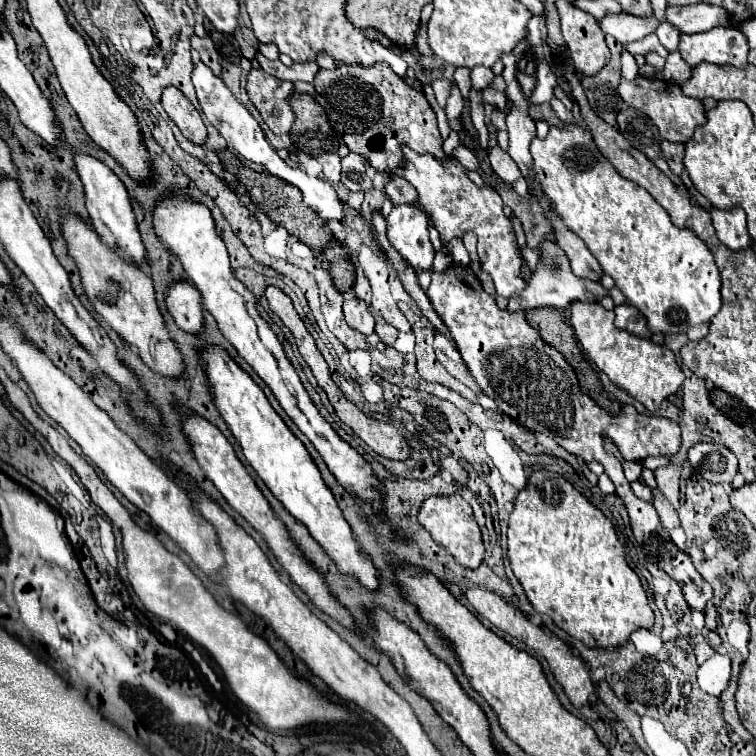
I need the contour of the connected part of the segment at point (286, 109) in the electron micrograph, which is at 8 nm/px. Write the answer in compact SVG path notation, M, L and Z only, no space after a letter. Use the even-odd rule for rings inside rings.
M252 69L248 73L246 91L254 107L260 111L264 123L276 135L286 135L294 123L294 113L288 105L288 95L292 95L292 83L272 77L262 69Z

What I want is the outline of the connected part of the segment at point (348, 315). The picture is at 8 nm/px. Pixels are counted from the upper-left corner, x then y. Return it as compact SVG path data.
M348 297L344 301L344 319L352 329L360 331L362 335L374 333L374 317L370 313L370 307L362 299Z

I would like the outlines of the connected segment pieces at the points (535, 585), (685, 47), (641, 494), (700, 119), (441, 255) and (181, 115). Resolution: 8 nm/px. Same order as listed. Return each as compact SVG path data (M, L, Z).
M544 469L534 471L526 489L518 493L508 519L508 559L534 611L548 615L560 629L586 647L618 647L624 645L636 629L650 629L654 625L654 613L648 607L646 593L638 575L624 559L624 549L610 519L558 473Z
M714 27L706 33L680 35L678 51L692 67L702 61L714 65L734 65L740 69L748 65L748 41L740 29Z
M639 480L631 482L631 489L634 494L644 501L652 501L653 493L652 489L648 487L646 484L641 483Z
M638 75L632 81L622 79L620 87L618 87L618 93L620 93L620 97L630 107L644 111L654 121L654 125L658 127L660 137L666 139L666 141L686 143L692 137L694 129L706 123L706 110L701 100L694 97L686 97L680 91L680 87L674 85L674 83L668 83L668 81L650 81L650 79L644 79L644 77Z
M442 247L442 249L440 251L437 251L435 254L433 269L437 272L442 272L447 269L452 263L452 255L445 247Z
M176 87L164 89L162 107L188 141L192 141L196 145L206 143L208 133L206 133L206 125L202 123L200 113L194 109L194 105L184 95L180 95L180 91Z

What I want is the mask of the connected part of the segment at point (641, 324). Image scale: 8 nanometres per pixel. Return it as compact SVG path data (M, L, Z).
M622 303L622 305L614 307L614 313L616 313L616 327L618 329L624 329L636 337L642 337L642 339L650 339L652 333L646 329L646 319L634 305Z

